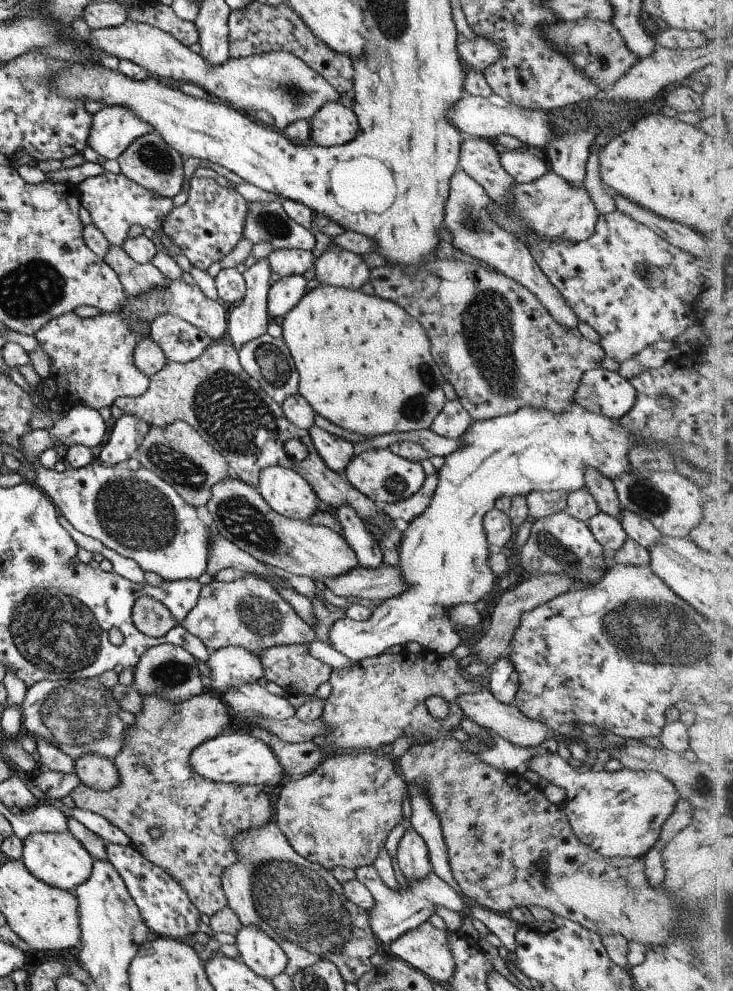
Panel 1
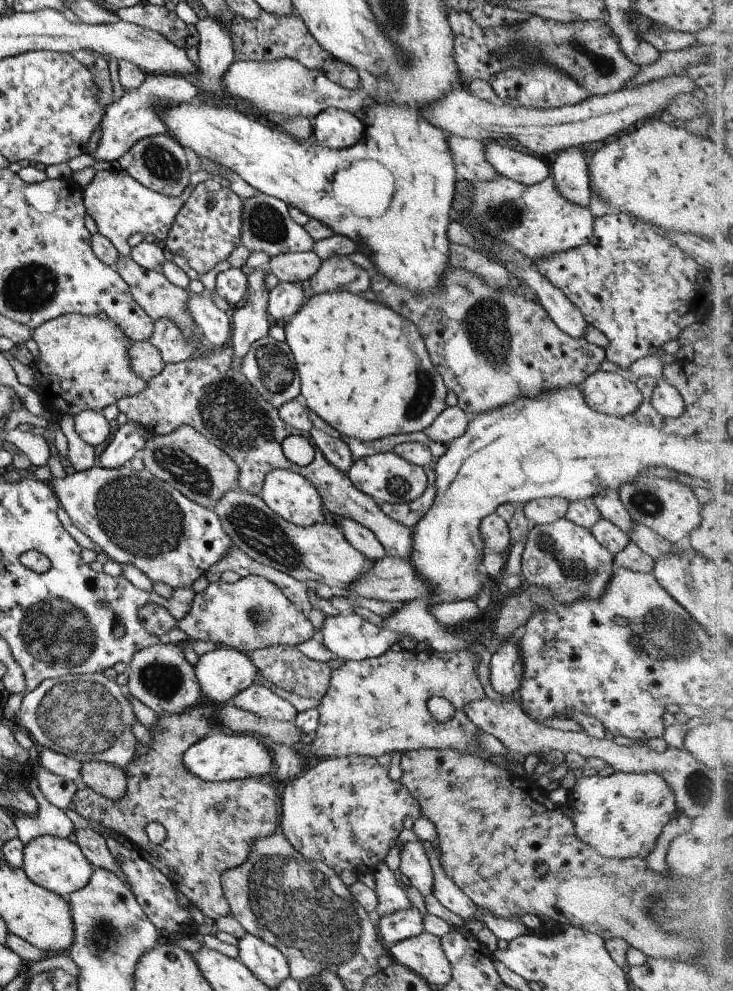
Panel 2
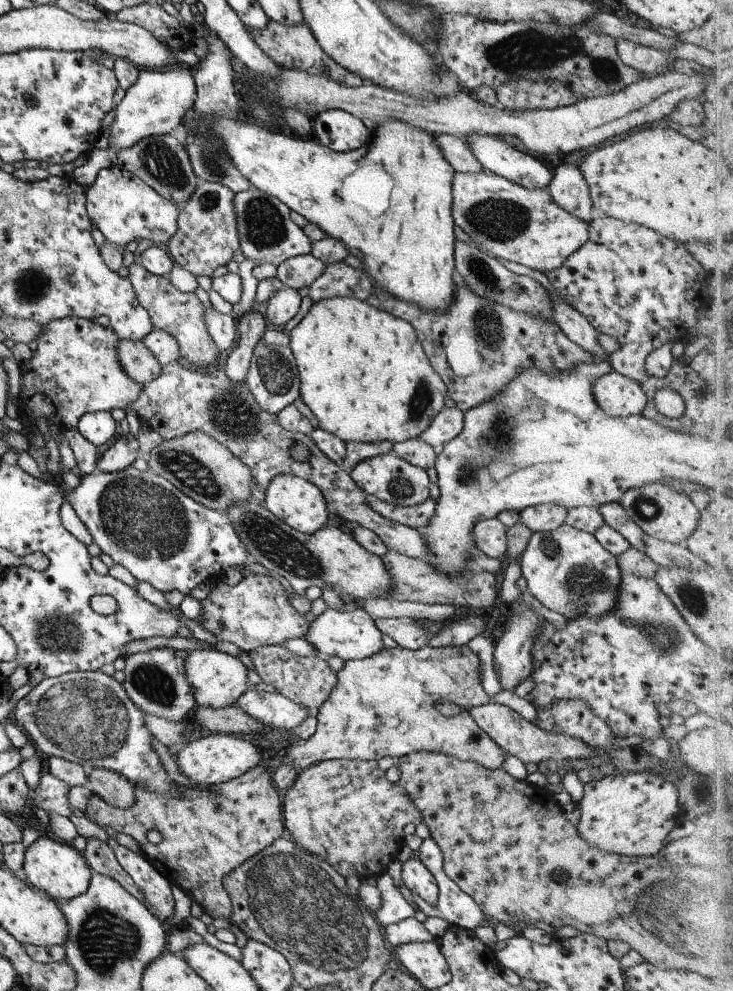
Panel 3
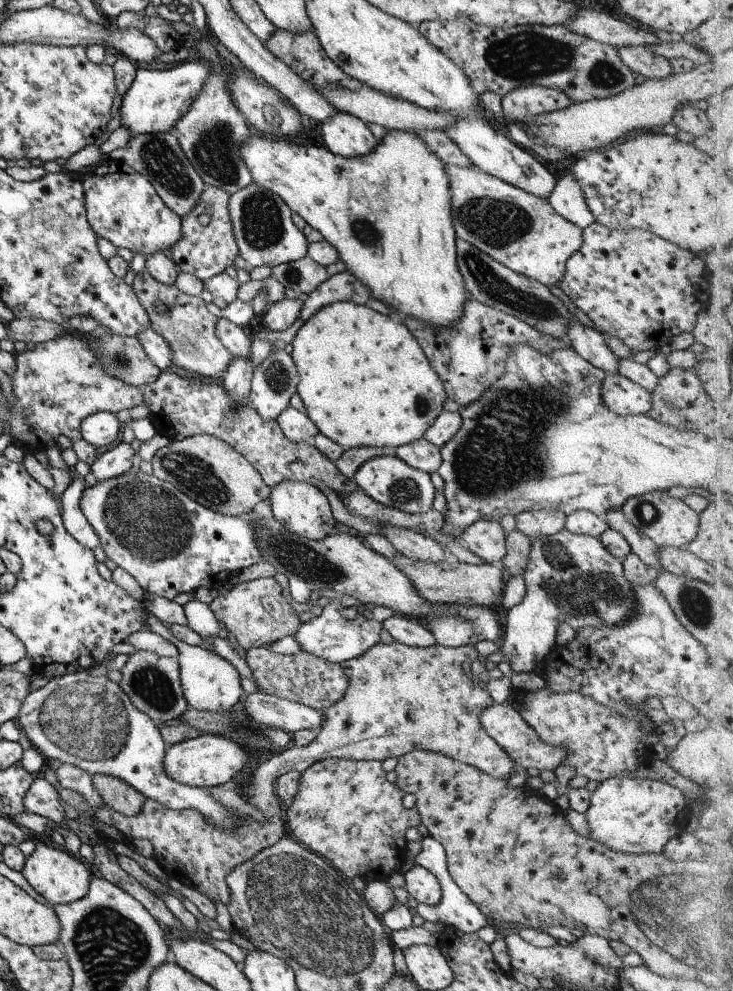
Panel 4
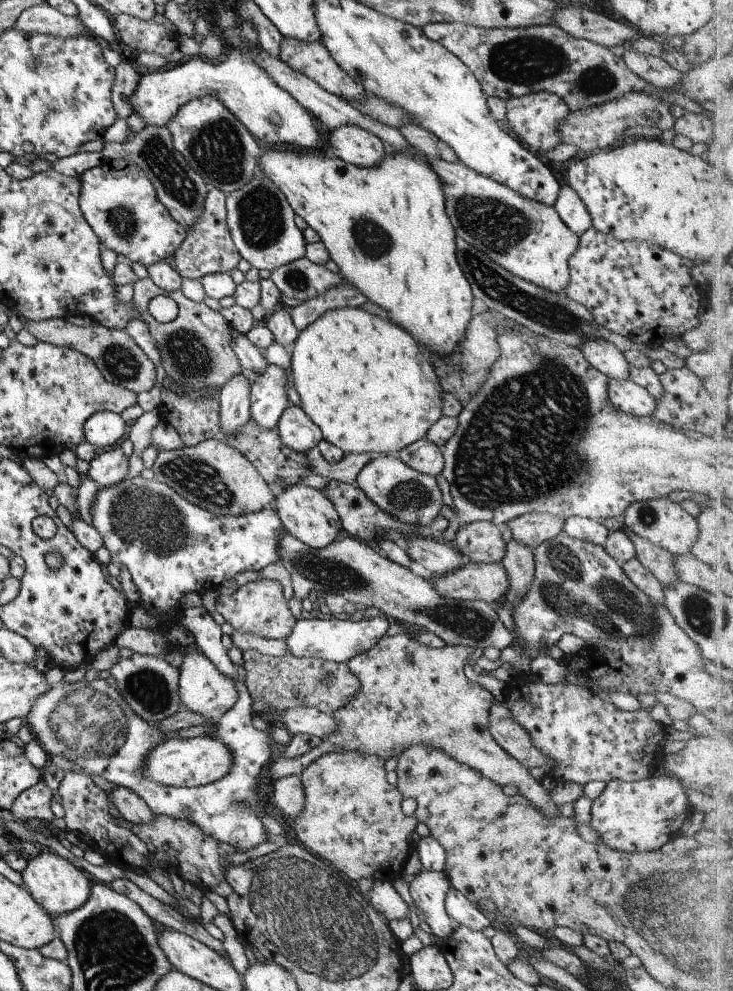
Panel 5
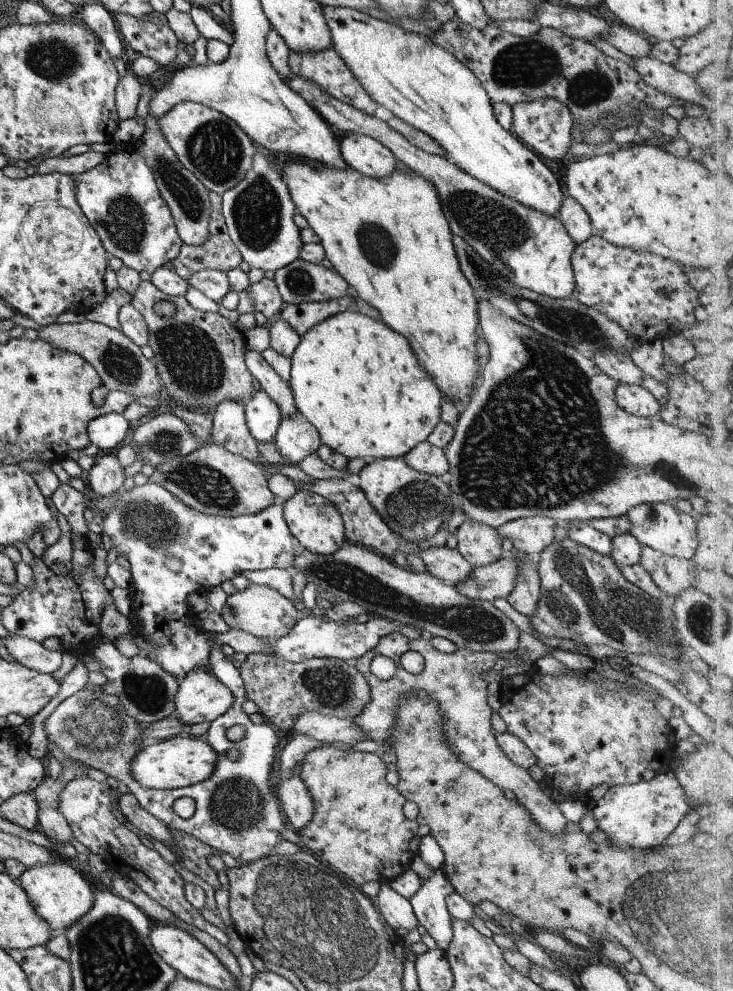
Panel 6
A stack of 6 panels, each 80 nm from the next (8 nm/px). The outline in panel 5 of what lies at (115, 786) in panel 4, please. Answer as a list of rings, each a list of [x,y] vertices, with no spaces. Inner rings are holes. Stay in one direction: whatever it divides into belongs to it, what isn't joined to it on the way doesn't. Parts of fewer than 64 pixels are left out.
[[[123,786],[111,791],[111,802],[119,815],[129,824],[147,824],[153,820],[153,814],[145,802]]]

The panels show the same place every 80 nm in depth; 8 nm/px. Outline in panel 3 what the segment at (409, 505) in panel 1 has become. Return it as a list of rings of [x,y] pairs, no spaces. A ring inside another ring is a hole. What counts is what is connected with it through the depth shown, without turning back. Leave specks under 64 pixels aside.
[[[369,495],[365,496],[365,502],[369,504],[373,512],[377,512],[379,516],[405,526],[411,526],[420,533],[427,526],[433,510],[435,510],[434,501],[431,498],[423,500],[419,505],[411,507],[394,506],[387,502],[377,500]]]

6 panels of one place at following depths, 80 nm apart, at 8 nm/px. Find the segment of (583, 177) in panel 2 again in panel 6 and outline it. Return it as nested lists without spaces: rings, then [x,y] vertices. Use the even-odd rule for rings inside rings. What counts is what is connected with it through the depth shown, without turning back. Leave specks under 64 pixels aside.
[[[568,195],[563,196],[558,220],[561,222],[561,226],[565,228],[565,232],[569,234],[569,238],[575,242],[575,246],[585,242],[593,232],[585,210],[582,210],[581,206]]]

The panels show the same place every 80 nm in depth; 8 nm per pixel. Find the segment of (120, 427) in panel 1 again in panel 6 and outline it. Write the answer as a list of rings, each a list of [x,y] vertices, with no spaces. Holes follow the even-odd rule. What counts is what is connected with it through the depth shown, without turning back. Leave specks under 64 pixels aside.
[[[97,454],[83,478],[87,487],[98,498],[109,497],[122,487],[123,469],[113,454]]]

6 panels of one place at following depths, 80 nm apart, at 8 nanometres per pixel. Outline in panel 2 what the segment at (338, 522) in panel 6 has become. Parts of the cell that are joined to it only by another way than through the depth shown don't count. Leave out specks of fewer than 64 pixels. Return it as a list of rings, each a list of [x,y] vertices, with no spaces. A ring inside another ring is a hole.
[[[271,470],[265,474],[258,496],[271,512],[295,526],[307,528],[323,519],[317,490],[289,470]]]

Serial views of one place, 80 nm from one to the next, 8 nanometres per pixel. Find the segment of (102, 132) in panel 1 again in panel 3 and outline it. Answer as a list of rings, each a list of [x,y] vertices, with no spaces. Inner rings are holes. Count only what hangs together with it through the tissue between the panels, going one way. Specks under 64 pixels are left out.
[[[171,68],[165,72],[138,69],[137,80],[125,90],[125,96],[119,99],[113,109],[113,120],[106,133],[102,135],[101,144],[87,154],[87,162],[74,168],[73,180],[83,189],[91,186],[100,169],[112,166],[119,150],[125,150],[149,136],[169,134],[181,122],[187,110],[194,105],[196,98],[194,68]]]

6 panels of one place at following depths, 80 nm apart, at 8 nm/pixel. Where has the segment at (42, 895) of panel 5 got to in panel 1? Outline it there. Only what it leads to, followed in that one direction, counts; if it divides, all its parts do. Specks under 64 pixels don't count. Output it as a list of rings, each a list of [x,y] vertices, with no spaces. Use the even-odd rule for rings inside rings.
[[[37,832],[29,834],[22,841],[21,862],[25,870],[41,880],[47,886],[55,886],[59,890],[72,892],[89,878],[93,868],[94,860],[83,850],[83,846],[67,832],[63,833],[43,833]]]

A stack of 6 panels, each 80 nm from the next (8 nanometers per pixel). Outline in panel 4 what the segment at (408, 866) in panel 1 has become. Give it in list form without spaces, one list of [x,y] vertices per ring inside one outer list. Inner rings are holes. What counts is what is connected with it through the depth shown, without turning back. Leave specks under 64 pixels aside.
[[[413,865],[402,873],[405,890],[409,897],[415,898],[418,903],[435,906],[441,898],[441,889],[433,873],[421,865]]]

